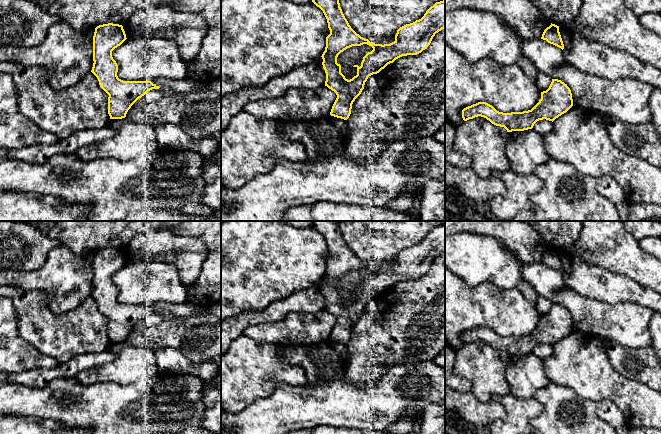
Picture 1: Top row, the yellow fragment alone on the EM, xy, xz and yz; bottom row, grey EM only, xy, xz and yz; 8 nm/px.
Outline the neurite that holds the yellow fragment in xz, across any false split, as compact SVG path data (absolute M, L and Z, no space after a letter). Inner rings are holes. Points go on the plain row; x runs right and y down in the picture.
M313 221L312 226L323 235L330 254L330 258L326 261L325 275L321 280L323 283L322 289L326 297L325 310L337 319L330 339L347 344L351 338L352 328L361 318L369 300L379 297L388 288L393 287L402 280L421 277L430 269L435 258L445 252L445 224L436 226L426 235L421 243L400 251L395 259L395 265L384 269L370 266L368 263L357 258L345 242L339 224L340 221ZM363 268L371 270L373 274L363 281L360 291L358 289L353 290L357 292L357 299L348 304L341 297L341 289L337 287L337 281L347 272L361 270Z

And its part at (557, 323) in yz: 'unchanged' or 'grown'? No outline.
unchanged

